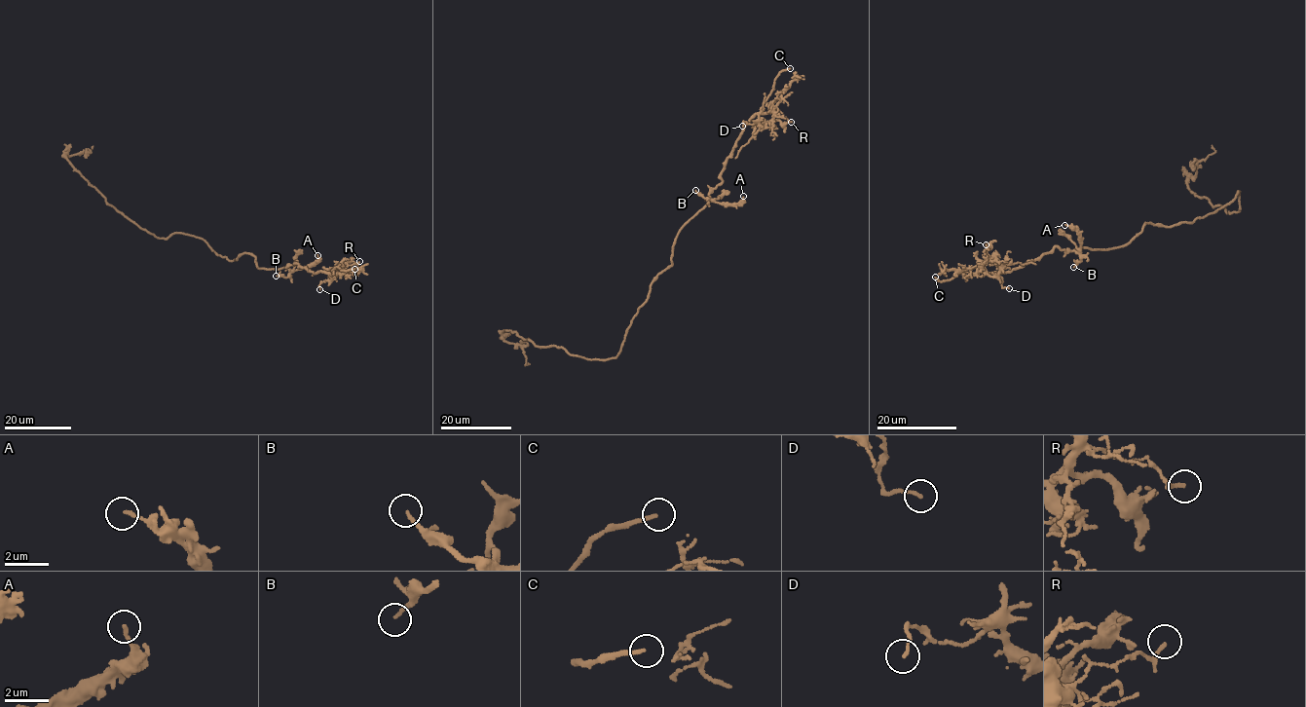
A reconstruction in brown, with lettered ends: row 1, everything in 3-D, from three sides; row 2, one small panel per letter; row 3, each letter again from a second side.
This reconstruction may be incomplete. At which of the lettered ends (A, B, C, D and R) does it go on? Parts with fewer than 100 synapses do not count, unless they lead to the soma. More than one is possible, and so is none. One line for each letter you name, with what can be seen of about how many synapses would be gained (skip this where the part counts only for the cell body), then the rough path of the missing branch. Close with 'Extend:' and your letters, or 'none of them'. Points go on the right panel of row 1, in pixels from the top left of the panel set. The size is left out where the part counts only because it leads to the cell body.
Extend: C

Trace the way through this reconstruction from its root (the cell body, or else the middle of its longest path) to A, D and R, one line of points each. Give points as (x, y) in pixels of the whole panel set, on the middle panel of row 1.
A: (647, 298), (652, 280), (672, 264), (678, 234), (704, 207), (708, 197), (720, 203), (736, 204), (743, 196)
D: (647, 298), (652, 280), (672, 264), (678, 234), (722, 182), (742, 130), (758, 115), (742, 126)
R: (647, 298), (652, 280), (672, 264), (678, 234), (722, 182), (744, 128), (756, 114), (773, 111), (791, 122)

